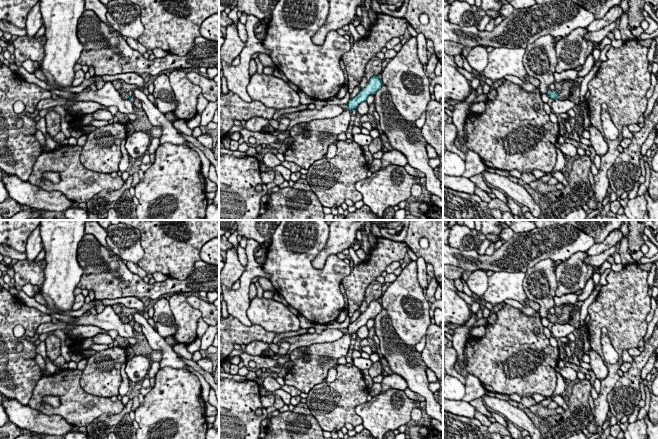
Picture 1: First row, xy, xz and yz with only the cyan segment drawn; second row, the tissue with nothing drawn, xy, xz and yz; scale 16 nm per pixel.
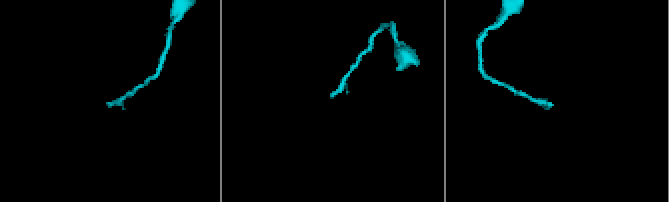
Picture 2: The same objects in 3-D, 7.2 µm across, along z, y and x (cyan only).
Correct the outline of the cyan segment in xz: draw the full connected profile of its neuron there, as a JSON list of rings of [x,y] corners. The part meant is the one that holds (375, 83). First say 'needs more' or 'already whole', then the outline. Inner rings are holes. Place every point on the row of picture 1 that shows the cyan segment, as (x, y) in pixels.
needs more | [[[373,76],[357,96],[347,103],[347,110],[333,118],[317,119],[306,126],[297,124],[290,129],[293,139],[284,157],[302,169],[308,169],[315,161],[323,159],[331,144],[337,144],[338,136],[346,133],[350,125],[351,114],[357,106],[375,94],[382,86],[379,76]]]

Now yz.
needs more | [[[566,79],[561,83],[562,88],[559,93],[557,93],[556,91],[548,90],[547,95],[550,97],[550,99],[559,99],[563,101],[571,100],[574,84],[575,84],[575,81]]]

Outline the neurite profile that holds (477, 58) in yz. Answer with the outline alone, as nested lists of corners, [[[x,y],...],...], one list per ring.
[[[476,46],[471,48],[466,60],[472,69],[484,72],[488,64],[488,52],[483,46]]]

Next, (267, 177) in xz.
[[[271,170],[268,172],[261,172],[260,176],[262,179],[262,183],[267,185],[274,180],[275,170]]]

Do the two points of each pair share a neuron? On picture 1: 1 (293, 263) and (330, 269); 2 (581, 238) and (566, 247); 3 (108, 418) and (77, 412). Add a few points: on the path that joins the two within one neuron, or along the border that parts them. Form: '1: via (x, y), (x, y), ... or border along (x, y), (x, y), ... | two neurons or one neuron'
1: via (302, 272), (321, 273) | one neuron
2: via (577, 241), (570, 244) | one neuron
3: border along (122, 410), (117, 413), (102, 413), (86, 427) | two neurons

